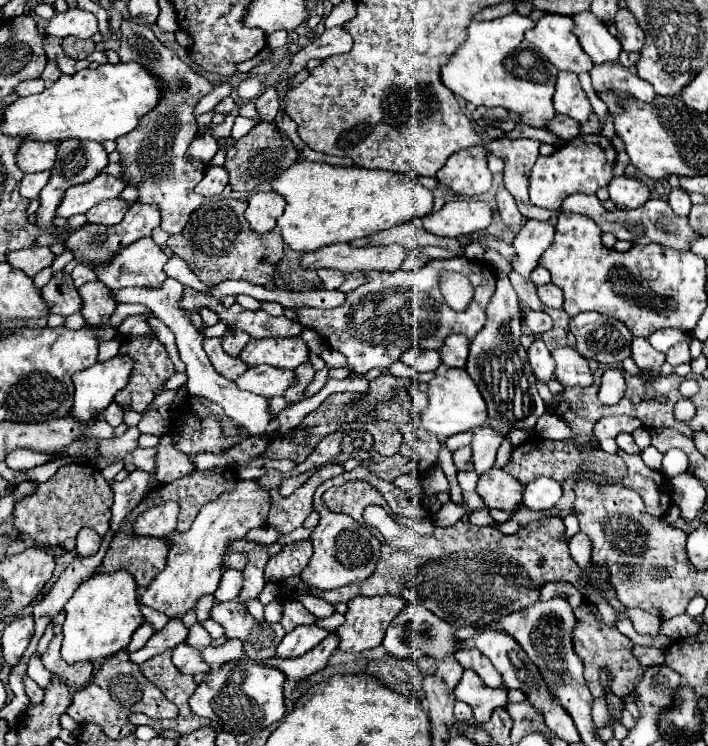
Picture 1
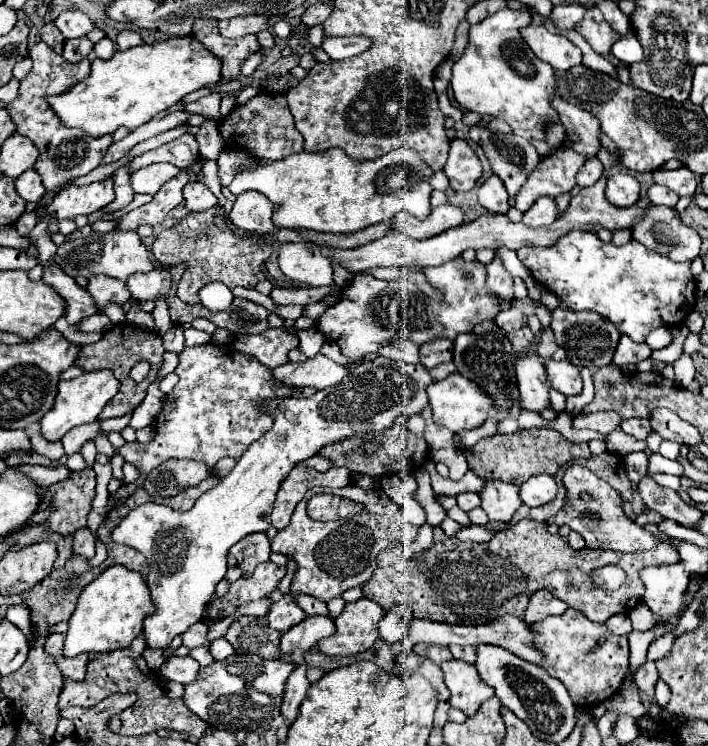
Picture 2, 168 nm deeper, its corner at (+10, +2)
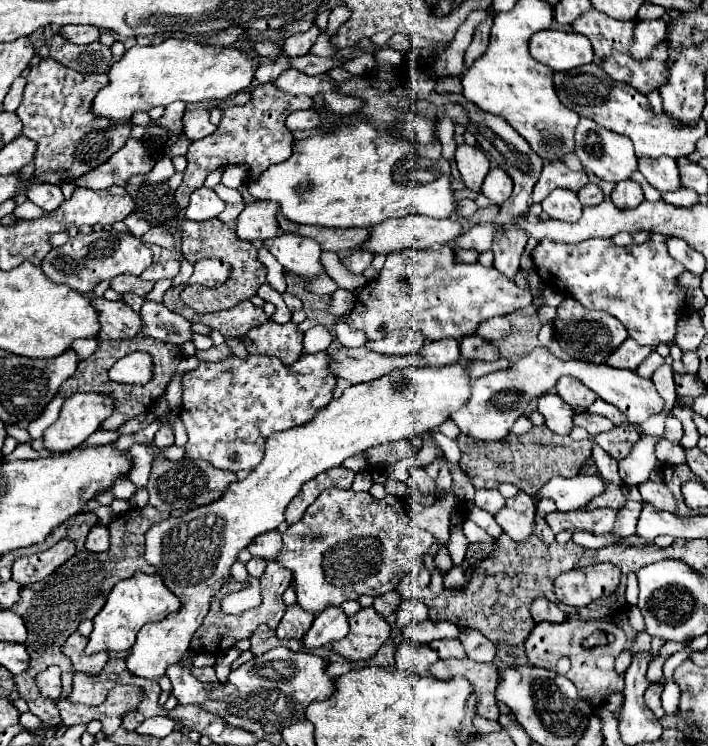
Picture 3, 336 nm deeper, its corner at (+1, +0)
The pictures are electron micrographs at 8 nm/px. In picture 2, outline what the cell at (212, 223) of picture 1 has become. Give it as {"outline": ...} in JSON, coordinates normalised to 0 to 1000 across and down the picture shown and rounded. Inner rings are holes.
{"outline":[[[299,276],[288,284],[271,284],[243,306],[229,308],[215,327],[215,340],[223,351],[232,351],[237,357],[254,357],[254,354],[263,357],[257,375],[251,381],[251,397],[266,408],[277,408],[282,405],[280,389],[302,375],[311,375],[322,386],[331,383],[359,386],[367,375],[376,373],[370,354],[381,346],[387,335],[384,330],[387,330],[384,319],[367,324],[364,316],[347,316],[347,319],[333,316],[319,300],[316,279]]]}

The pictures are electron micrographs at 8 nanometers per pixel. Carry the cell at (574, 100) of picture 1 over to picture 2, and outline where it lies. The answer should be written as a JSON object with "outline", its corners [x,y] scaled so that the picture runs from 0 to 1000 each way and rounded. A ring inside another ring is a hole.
{"outline":[[[788,123],[780,126],[777,137],[780,137],[780,145],[788,150],[791,164],[799,172],[802,190],[808,190],[805,196],[814,198],[816,204],[825,204],[828,212],[839,212],[847,198],[845,158],[839,158],[833,150],[822,147],[819,142],[805,139]]]}

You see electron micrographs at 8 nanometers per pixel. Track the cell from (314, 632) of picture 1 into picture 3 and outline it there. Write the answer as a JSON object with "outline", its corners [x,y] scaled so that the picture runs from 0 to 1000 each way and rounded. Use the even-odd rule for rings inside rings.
{"outline":[[[462,812],[445,826],[445,834],[434,853],[428,855],[431,869],[462,866],[473,858],[482,858],[493,847],[490,823],[479,812]]]}

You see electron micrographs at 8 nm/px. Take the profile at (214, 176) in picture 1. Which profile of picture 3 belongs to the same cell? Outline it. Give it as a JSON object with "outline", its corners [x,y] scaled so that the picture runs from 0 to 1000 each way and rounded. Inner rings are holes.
{"outline":[[[287,249],[270,260],[261,290],[267,295],[298,295],[309,290],[315,282],[318,282],[318,271],[309,268],[298,252]]]}

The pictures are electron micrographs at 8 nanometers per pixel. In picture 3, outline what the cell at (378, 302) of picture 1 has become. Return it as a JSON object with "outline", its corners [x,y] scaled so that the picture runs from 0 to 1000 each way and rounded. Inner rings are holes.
{"outline":[[[614,330],[609,338],[592,335],[592,367],[578,362],[581,354],[575,349],[575,335],[547,340],[535,373],[521,378],[504,394],[504,405],[490,424],[490,434],[501,442],[513,442],[521,456],[544,453],[561,440],[586,440],[603,456],[651,456],[654,450],[671,448],[677,432],[696,424],[716,424],[750,408],[747,389],[733,386],[699,359],[685,359],[677,351],[643,351],[634,330]]]}

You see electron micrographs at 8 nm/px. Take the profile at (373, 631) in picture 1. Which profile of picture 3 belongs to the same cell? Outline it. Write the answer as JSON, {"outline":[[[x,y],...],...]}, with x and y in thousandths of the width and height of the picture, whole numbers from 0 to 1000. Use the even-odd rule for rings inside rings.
{"outline":[[[510,815],[493,828],[493,839],[493,850],[470,863],[470,871],[493,885],[518,885],[530,879],[552,850],[549,836],[530,820],[530,815]]]}

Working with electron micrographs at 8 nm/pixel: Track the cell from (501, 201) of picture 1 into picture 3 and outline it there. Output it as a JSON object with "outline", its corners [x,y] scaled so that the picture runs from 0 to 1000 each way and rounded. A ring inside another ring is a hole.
{"outline":[[[696,225],[691,228],[691,233],[685,236],[682,241],[682,249],[679,249],[679,257],[699,273],[699,276],[708,276],[719,260],[725,255],[725,241],[722,236],[708,228],[708,225]]]}

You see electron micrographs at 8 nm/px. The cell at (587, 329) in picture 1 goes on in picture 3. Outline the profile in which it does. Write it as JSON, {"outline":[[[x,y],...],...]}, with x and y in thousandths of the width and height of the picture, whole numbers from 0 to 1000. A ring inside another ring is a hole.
{"outline":[[[798,399],[787,416],[787,424],[781,429],[784,440],[784,456],[790,464],[806,475],[812,483],[823,485],[838,485],[838,488],[855,488],[855,480],[886,456],[886,442],[883,437],[863,421],[857,418],[835,418],[823,413],[818,405]]]}

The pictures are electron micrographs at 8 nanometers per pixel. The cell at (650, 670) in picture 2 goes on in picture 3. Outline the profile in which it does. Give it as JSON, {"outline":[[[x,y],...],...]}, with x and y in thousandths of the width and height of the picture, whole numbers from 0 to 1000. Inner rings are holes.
{"outline":[[[919,917],[914,922],[914,930],[911,930],[911,944],[928,962],[934,962],[939,957],[934,949],[934,925],[936,925],[934,917]]]}

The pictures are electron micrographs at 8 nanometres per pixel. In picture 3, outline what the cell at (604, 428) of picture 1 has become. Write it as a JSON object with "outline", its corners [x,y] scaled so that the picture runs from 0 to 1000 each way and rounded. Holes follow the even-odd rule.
{"outline":[[[812,555],[809,566],[812,566],[812,571],[826,574],[835,584],[840,584],[852,576],[863,576],[869,571],[863,563],[857,563],[855,558],[843,558],[843,555]]]}

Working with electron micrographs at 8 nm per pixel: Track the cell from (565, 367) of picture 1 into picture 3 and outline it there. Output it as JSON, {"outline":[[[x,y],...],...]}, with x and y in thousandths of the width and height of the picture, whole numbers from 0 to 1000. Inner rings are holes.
{"outline":[[[795,504],[790,507],[787,512],[787,528],[804,542],[804,544],[835,544],[843,531],[829,520],[823,517],[818,509],[806,507],[806,504]]]}

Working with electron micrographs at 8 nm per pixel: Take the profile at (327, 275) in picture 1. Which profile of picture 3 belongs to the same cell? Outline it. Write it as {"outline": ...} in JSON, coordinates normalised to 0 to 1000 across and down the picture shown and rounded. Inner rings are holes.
{"outline":[[[397,314],[371,324],[403,362],[411,362],[422,370],[448,370],[456,365],[451,351],[453,332],[442,319],[428,319],[419,314]]]}

